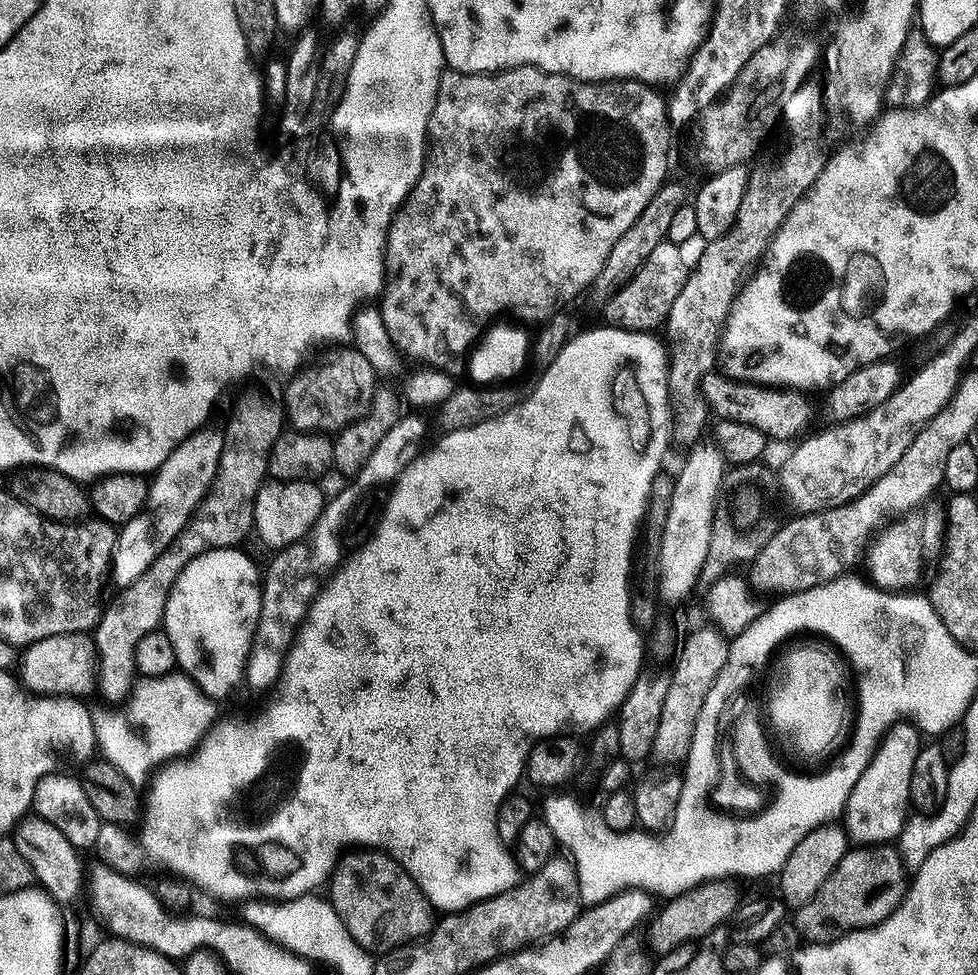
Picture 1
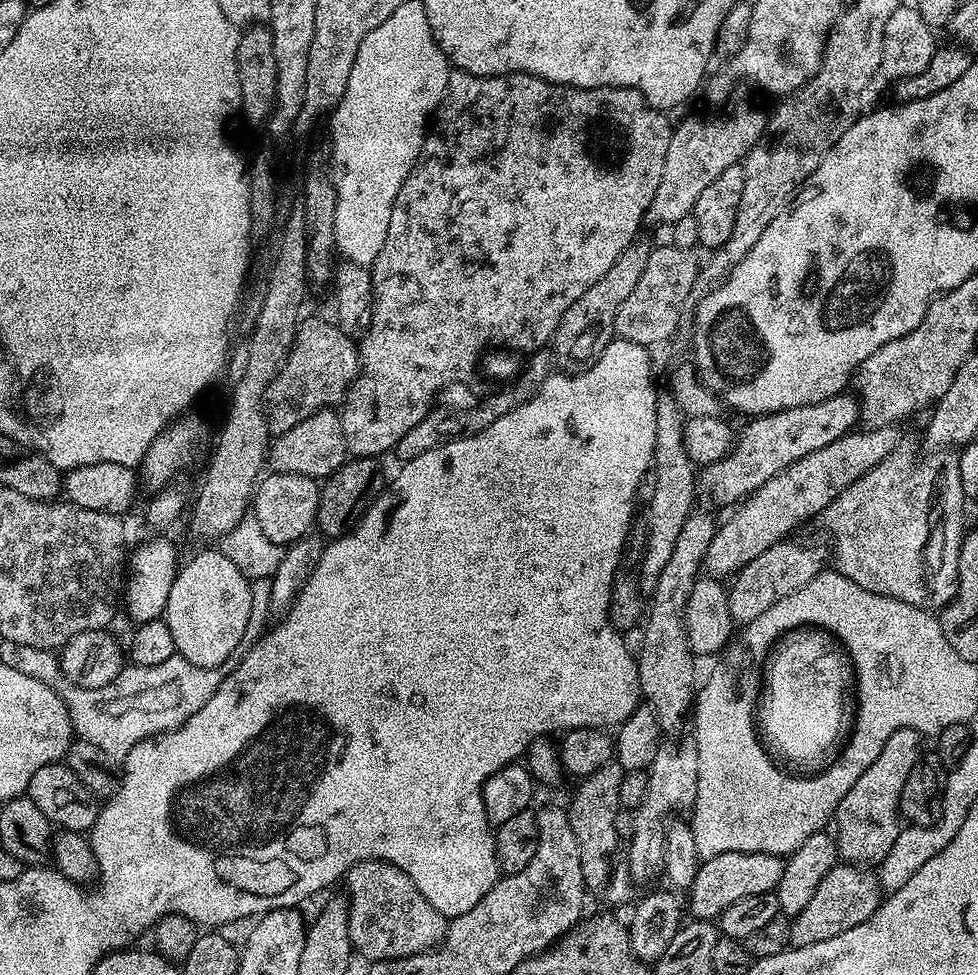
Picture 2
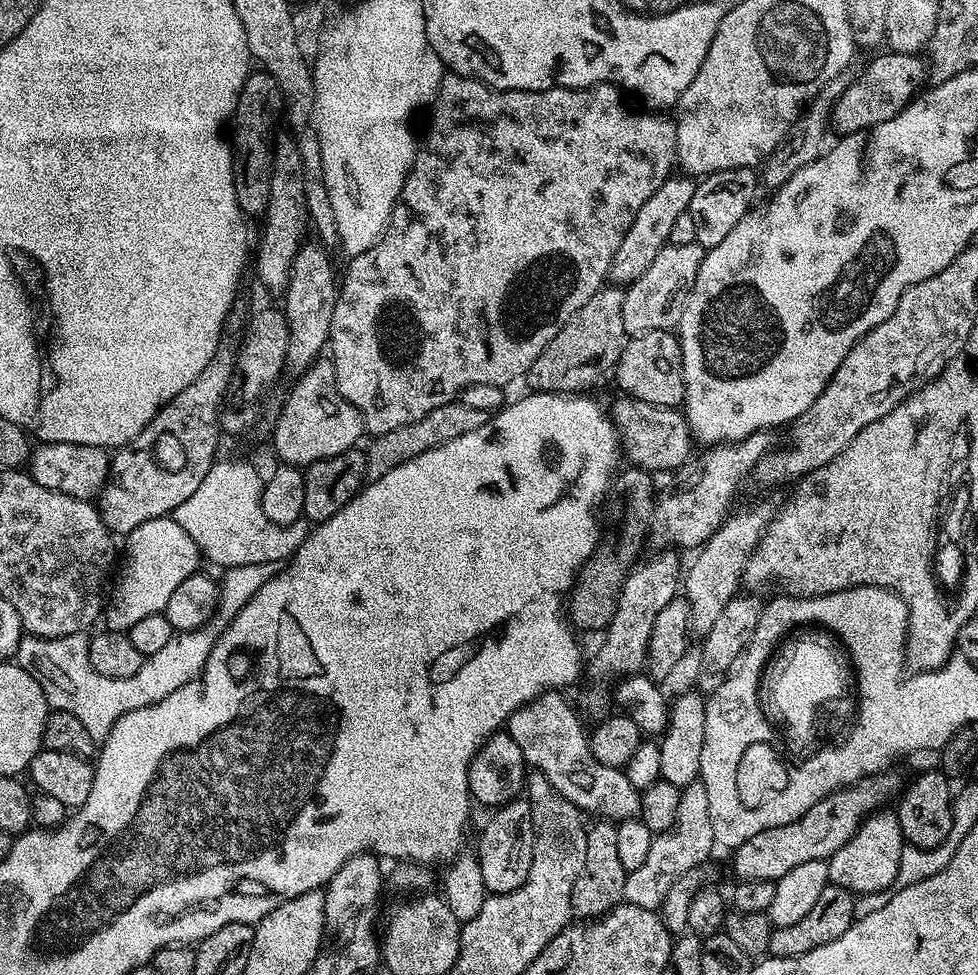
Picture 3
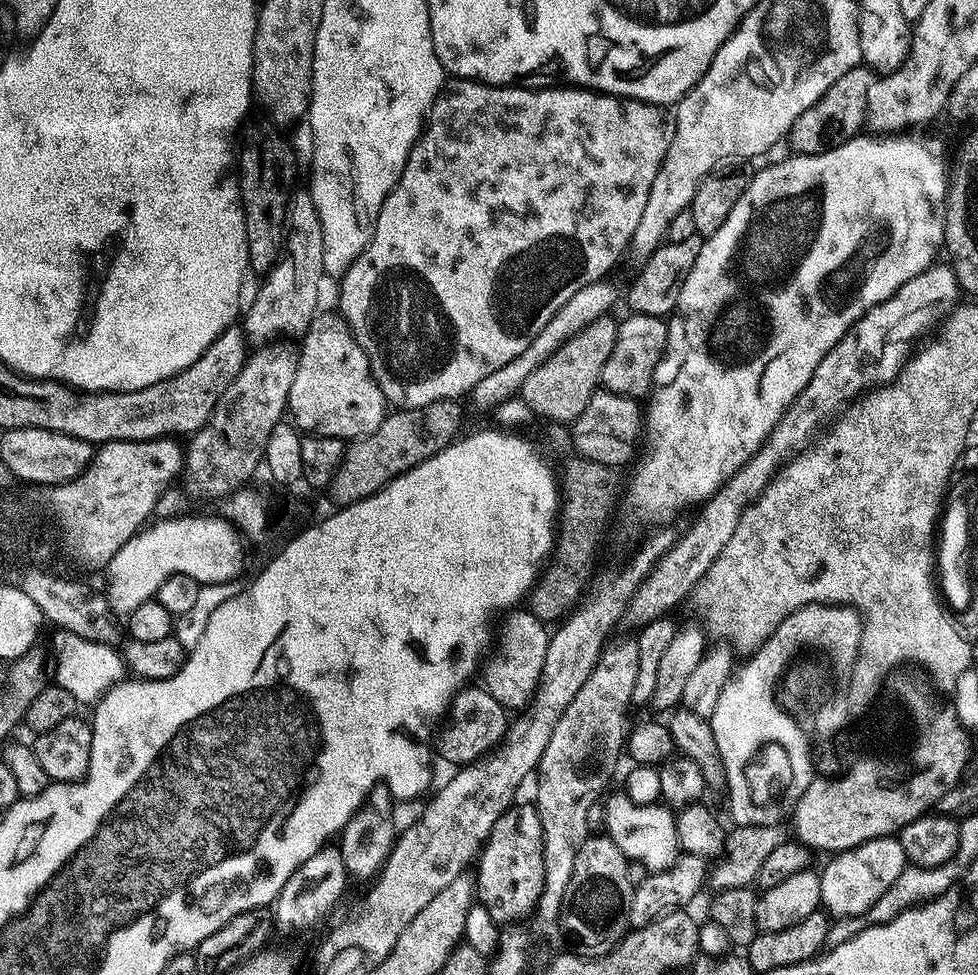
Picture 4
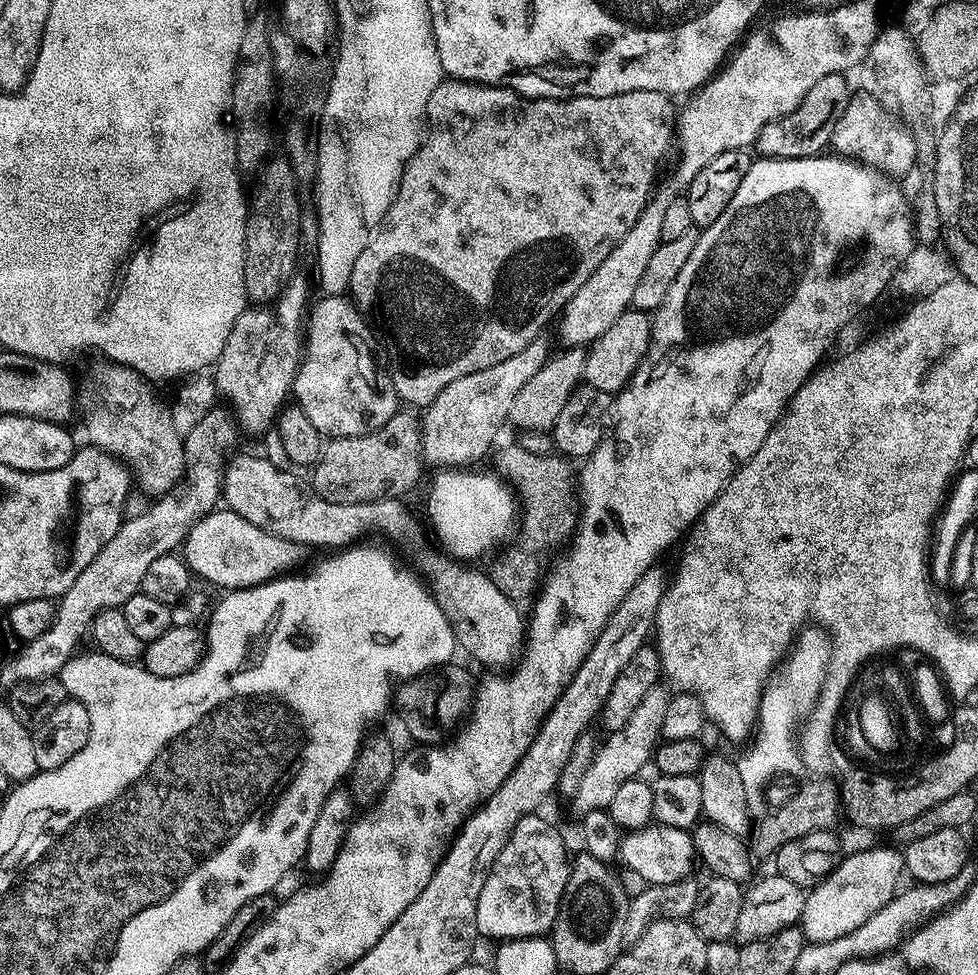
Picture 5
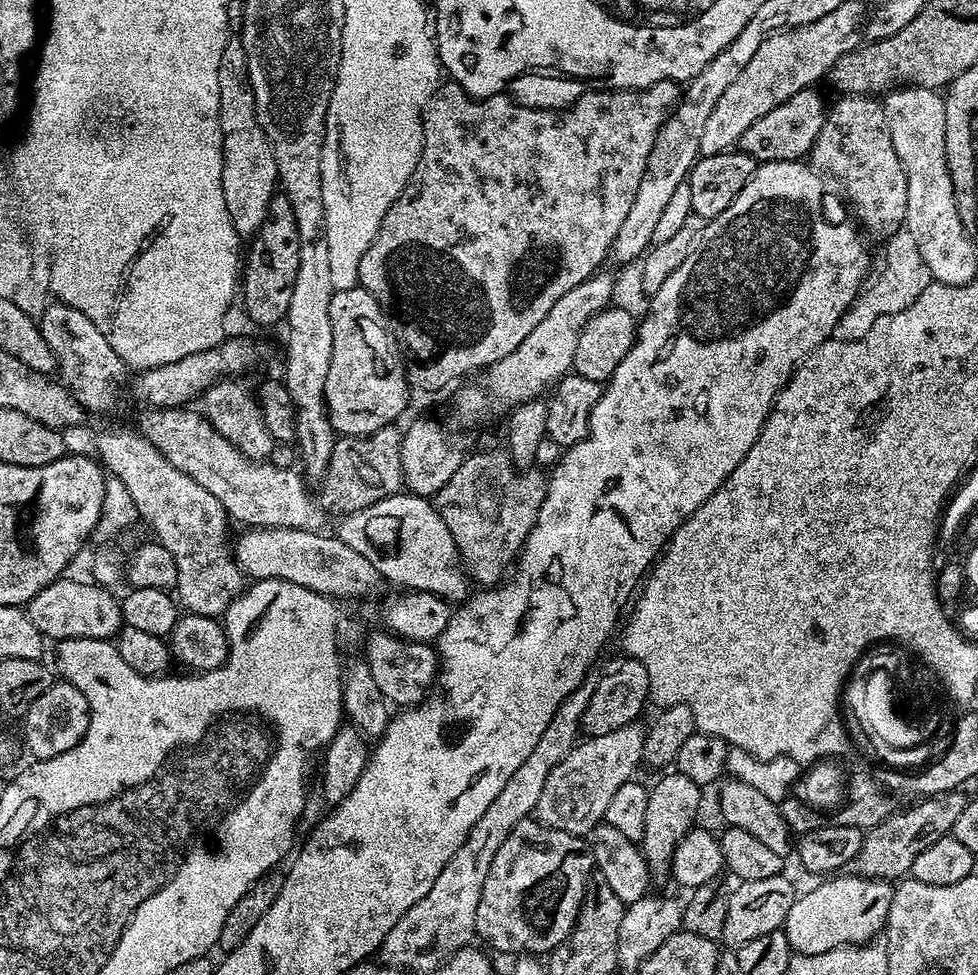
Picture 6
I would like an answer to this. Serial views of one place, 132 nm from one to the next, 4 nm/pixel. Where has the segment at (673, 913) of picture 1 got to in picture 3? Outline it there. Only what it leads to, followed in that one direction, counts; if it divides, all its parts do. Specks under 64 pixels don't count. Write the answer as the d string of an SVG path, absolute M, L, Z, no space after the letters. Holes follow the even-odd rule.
M883 770L874 776L865 776L857 784L839 788L837 792L831 792L810 810L806 810L802 818L794 822L786 822L786 826L768 828L762 834L754 834L754 838L742 842L731 853L732 872L737 876L735 879L740 882L777 881L782 878L782 874L790 874L794 866L802 866L802 862L829 860L835 852L842 850L842 846L846 846L846 842L850 842L850 838L860 829L865 818L891 805L901 795L900 776L890 771L892 770Z

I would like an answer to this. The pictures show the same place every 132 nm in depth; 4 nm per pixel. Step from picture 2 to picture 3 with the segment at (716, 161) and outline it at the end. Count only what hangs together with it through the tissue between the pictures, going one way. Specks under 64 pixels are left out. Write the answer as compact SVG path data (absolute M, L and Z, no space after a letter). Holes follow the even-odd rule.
M673 174L666 182L662 182L662 186L658 186L658 190L654 190L654 194L650 194L650 198L646 198L646 203L638 210L630 230L626 230L618 250L614 250L608 271L609 285L627 286L646 274L646 269L654 263L655 255L668 243L675 219L688 211L696 185L697 181L687 174Z

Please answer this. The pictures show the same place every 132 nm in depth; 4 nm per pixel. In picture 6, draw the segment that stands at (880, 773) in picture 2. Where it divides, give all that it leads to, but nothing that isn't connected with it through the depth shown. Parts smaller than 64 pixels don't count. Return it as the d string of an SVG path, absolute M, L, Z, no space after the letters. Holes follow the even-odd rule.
M836 874L825 880L828 880L825 884L820 884L809 892L801 891L796 897L794 906L790 906L790 914L786 914L782 931L793 953L802 956L822 954L843 944L867 944L869 940L881 935L892 897L893 885L889 881L867 880L861 876L847 874Z

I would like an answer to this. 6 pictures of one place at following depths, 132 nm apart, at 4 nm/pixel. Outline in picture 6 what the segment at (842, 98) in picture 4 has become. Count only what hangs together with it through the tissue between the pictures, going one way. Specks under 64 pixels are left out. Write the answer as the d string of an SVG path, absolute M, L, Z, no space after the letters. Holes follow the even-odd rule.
M815 87L798 90L782 106L774 106L770 114L762 114L754 126L749 126L738 141L739 151L745 152L757 162L769 160L800 160L811 153L812 146L818 136L818 130L824 125L826 104L816 93Z

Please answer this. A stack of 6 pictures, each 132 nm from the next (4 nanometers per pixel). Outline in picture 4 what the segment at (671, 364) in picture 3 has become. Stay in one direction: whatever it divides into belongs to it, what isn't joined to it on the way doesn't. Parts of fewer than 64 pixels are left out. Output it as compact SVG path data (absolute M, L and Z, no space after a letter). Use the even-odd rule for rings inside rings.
M628 314L625 317L624 321L621 319L617 323L614 350L610 350L606 366L602 366L600 383L609 392L640 402L655 385L656 367L668 345L668 322L659 316L646 314Z

